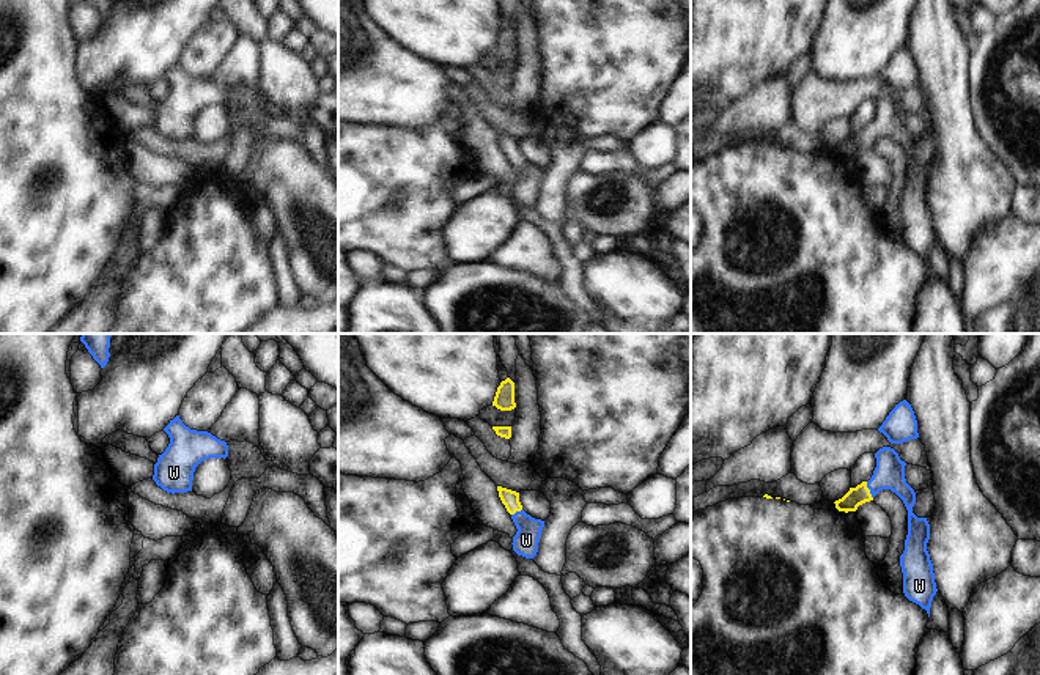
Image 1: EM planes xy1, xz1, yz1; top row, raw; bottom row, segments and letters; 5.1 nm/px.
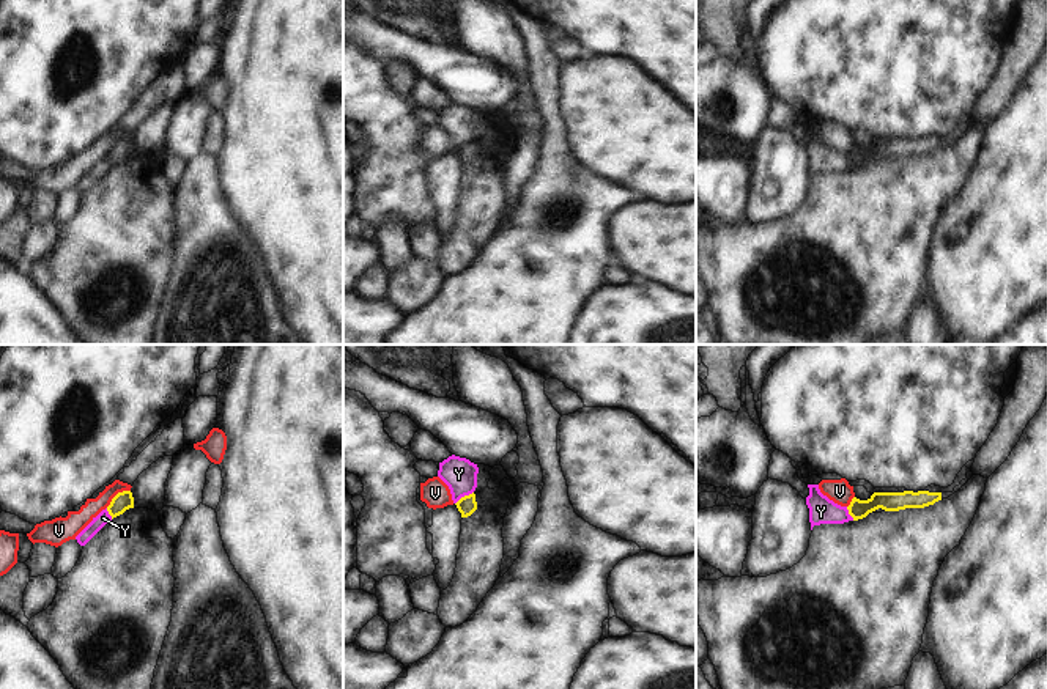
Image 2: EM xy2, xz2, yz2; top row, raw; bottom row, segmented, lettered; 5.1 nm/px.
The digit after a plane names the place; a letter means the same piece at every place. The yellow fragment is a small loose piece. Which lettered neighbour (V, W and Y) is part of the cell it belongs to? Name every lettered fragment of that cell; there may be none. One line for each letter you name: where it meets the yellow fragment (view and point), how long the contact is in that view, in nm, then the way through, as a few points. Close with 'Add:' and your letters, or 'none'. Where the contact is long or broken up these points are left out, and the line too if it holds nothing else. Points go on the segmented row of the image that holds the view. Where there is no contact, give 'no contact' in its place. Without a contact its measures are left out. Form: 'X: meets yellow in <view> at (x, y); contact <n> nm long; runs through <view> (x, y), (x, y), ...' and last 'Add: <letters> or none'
W: meets yellow in yz1 at (869, 490); contact 90 nm long; runs through yz1 (856, 496), (869, 490), (889, 474)
Add: W

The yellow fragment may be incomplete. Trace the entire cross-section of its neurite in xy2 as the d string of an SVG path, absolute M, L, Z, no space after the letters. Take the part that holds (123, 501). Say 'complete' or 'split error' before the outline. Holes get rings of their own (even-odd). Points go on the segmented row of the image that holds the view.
complete; M131 491L118 492L107 507L109 514L113 518L123 514L126 510L134 508L134 497Z

